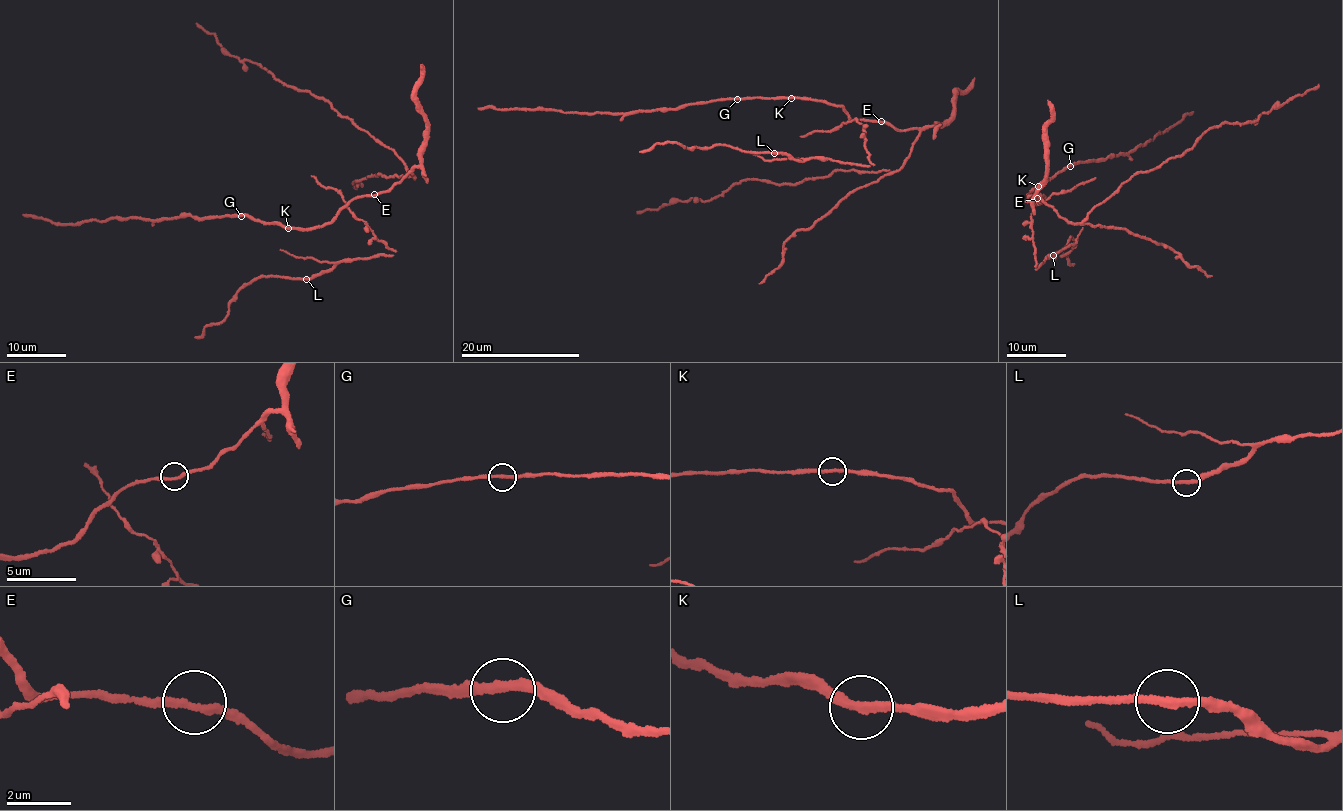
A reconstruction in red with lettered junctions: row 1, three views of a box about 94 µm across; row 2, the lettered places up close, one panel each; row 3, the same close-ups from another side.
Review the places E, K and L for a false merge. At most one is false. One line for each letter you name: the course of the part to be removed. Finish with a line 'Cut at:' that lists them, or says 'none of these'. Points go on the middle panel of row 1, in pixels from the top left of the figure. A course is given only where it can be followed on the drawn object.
Cut at: none of these

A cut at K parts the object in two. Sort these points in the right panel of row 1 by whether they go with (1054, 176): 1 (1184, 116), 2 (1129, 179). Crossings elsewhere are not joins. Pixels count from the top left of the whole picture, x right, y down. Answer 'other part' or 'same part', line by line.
1: same part
2: other part

